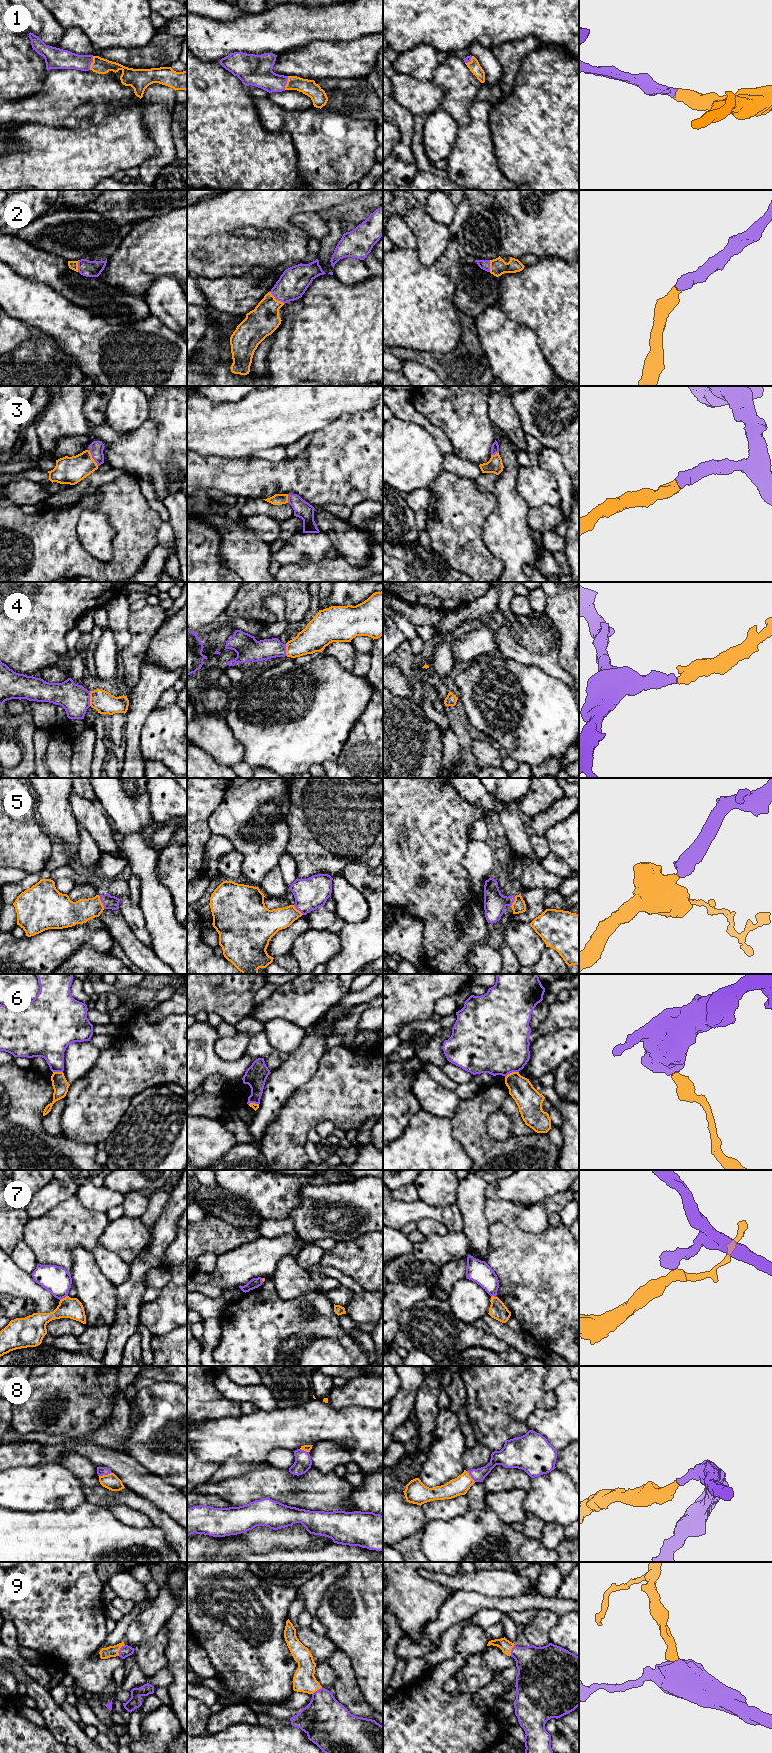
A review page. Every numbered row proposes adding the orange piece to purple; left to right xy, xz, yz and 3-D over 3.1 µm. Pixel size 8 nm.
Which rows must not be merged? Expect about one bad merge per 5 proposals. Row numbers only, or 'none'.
6, 7

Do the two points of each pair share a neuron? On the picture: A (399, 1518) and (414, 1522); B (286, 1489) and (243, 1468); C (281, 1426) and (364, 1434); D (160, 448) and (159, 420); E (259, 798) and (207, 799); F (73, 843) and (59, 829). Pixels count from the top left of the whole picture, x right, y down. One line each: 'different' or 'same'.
A: same
B: different
C: same
D: same
E: different
F: same

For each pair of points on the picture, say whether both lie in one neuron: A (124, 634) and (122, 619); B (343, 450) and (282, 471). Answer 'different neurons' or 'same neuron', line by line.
A: same neuron
B: same neuron

